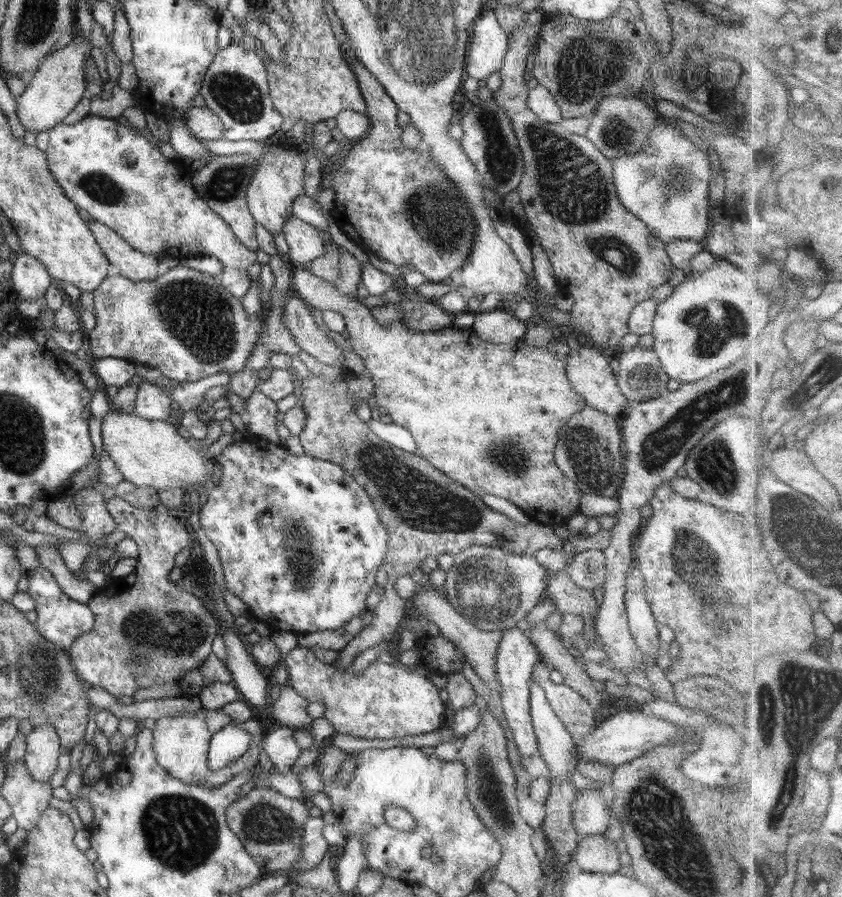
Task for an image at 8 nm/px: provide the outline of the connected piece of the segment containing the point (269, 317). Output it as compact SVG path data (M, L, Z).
M256 223L255 226L256 238L259 242L259 248L271 255L270 262L268 264L273 270L276 282L273 285L273 291L270 292L270 301L266 306L266 331L264 331L264 333L260 335L260 339L256 341L254 349L252 349L252 355L248 357L246 368L250 368L250 370L262 370L262 368L269 365L270 356L272 356L274 352L282 352L292 357L292 366L294 367L294 369L296 369L298 375L302 377L303 381L306 381L310 371L307 369L306 364L299 359L299 354L300 352L302 352L302 348L300 348L299 344L296 344L295 339L290 334L290 331L286 328L286 325L283 323L284 304L287 296L291 292L292 273L288 271L288 268L290 268L290 264L286 262L284 255L282 255L281 252L278 251L273 234L262 224Z

